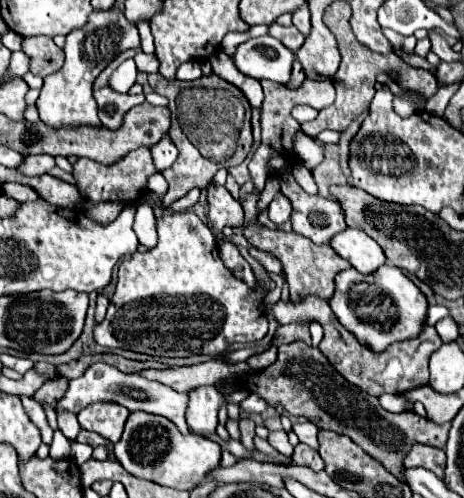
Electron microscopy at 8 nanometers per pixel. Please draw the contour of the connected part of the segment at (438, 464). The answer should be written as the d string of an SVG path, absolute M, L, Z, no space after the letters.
M413 445L413 449L409 449L409 453L403 459L405 467L425 467L431 469L437 477L443 477L445 471L445 451L437 449L437 447L429 447L429 445Z

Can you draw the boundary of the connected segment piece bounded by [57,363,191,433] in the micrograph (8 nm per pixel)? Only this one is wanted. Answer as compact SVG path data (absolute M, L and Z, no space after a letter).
M93 363L81 377L71 379L63 399L57 403L57 409L67 409L73 413L79 413L81 409L85 409L87 405L97 403L97 401L115 401L115 403L127 407L129 411L147 411L153 415L163 415L163 417L171 419L179 427L181 433L191 433L187 419L185 419L187 405L189 405L187 393L177 393L175 389L169 389L167 385L161 385L157 381L143 379L141 375L121 373L119 369L115 369L107 363Z

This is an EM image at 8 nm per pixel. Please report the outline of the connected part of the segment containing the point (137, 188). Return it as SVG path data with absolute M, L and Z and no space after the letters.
M135 149L135 153L127 153L121 161L115 161L113 165L101 165L93 159L79 157L73 165L73 177L75 185L85 201L91 205L97 205L101 201L113 201L113 203L125 203L129 199L121 199L121 195L129 193L127 189L133 189L133 201L141 199L147 193L147 179L157 173L157 167L151 157L151 149Z

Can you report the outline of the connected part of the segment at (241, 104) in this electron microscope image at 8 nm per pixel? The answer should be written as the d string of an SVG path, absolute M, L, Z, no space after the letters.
M151 73L149 85L153 87L153 91L169 99L169 135L179 149L177 161L163 171L163 177L169 183L169 191L161 197L161 201L167 207L169 203L181 199L193 187L207 189L209 181L219 169L231 167L233 163L243 163L243 159L251 151L251 129L243 131L243 125L251 125L251 105L235 85L225 83L215 73L203 75L195 81L169 81L159 73Z

